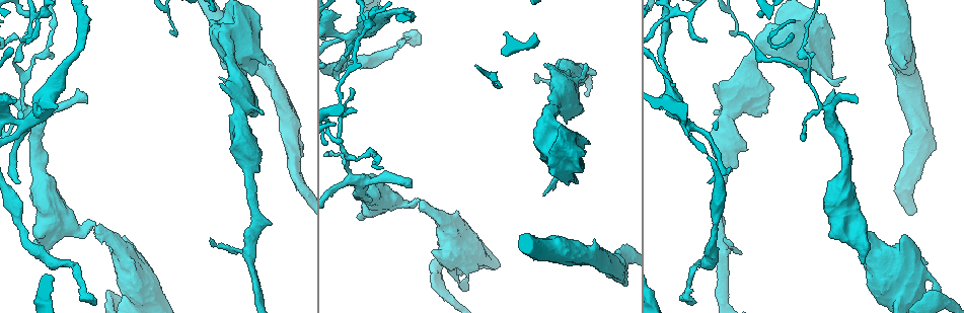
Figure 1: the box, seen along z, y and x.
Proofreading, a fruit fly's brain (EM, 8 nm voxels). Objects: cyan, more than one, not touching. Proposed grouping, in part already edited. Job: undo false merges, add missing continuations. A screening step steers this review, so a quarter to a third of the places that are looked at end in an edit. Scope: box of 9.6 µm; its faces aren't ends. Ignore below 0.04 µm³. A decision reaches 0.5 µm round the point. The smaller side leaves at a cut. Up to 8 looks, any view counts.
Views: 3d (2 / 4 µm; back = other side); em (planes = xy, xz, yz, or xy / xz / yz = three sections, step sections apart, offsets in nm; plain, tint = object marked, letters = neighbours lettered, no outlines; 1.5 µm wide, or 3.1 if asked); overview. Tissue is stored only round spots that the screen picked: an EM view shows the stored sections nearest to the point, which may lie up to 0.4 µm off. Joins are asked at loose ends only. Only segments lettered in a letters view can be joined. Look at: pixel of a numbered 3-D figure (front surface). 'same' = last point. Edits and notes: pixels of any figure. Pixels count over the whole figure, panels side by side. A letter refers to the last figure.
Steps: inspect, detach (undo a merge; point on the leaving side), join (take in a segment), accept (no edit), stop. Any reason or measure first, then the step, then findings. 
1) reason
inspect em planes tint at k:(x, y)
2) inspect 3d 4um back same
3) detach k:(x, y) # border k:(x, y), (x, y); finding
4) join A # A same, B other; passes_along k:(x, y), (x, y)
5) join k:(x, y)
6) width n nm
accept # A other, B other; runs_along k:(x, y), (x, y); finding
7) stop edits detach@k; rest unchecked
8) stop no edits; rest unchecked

thick end
inspect 3d 2um at 1:(863, 263)

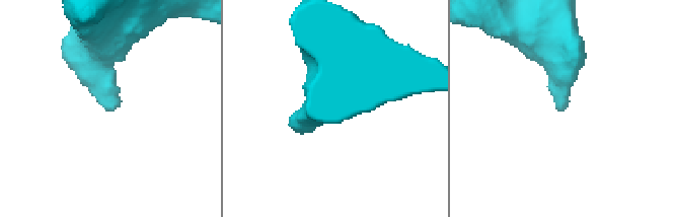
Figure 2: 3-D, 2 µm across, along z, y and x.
shape alone is not enough
inspect em xy step 4 letters at 2:(560, 111)

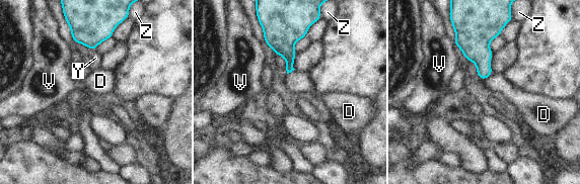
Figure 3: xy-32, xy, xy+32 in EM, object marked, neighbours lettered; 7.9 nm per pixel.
another direction
inspect em planes letters same

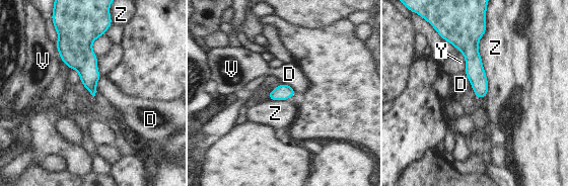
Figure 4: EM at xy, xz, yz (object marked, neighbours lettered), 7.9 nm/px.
accept # D other, V other, Y other, Z other; no lettered segment goes on from it

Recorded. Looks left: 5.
thin end
inspect 3d 2um back at 1:(19, 41)

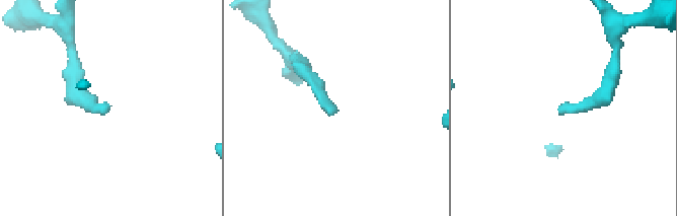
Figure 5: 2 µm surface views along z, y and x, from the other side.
inspect em planes tint at 5:(560, 113)

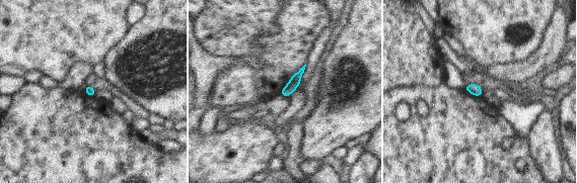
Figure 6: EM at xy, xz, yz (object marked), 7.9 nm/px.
inspect em planes letters same

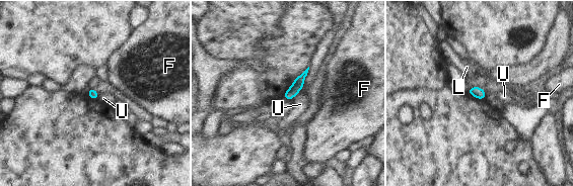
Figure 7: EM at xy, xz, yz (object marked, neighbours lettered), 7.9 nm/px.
accept # F other, L other, U other; border 7:(299, 91), (291, 100); no lettered segment goes on from it

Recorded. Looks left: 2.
inspect em yz step 8 tint at 1:(350, 38)

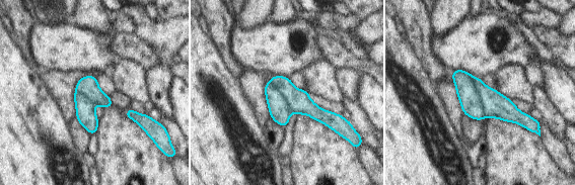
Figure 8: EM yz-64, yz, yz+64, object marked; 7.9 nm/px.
inspect em planes letters same

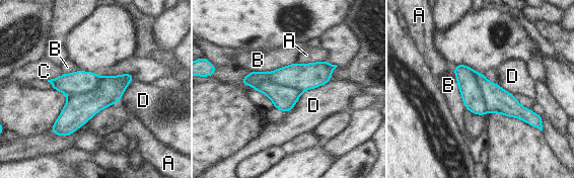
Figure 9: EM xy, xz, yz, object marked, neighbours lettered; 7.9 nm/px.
width 280 nm
detach 9:(78, 82) # A other, B other, C other, D other; part_leaving 9:(479, 75), (510, 107), (540, 118); two cells meet here

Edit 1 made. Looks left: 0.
stop edits detach@9; rest unchecked

